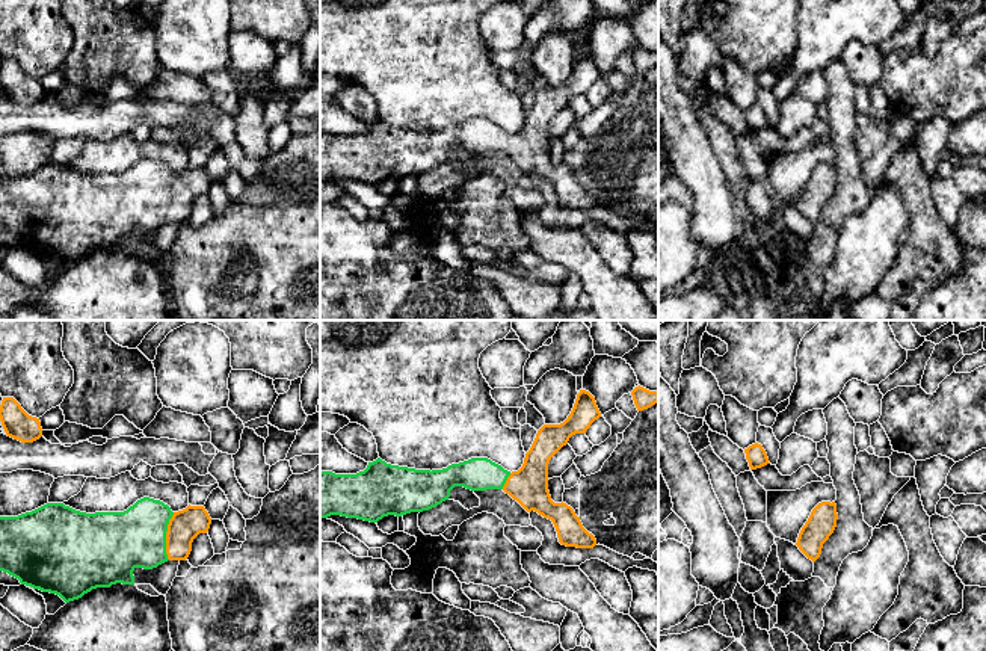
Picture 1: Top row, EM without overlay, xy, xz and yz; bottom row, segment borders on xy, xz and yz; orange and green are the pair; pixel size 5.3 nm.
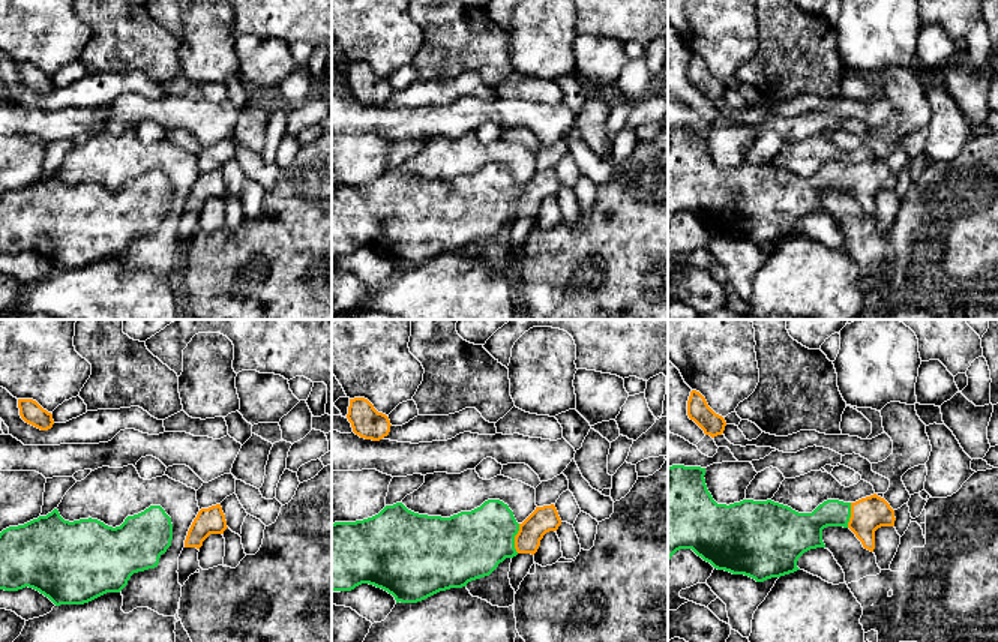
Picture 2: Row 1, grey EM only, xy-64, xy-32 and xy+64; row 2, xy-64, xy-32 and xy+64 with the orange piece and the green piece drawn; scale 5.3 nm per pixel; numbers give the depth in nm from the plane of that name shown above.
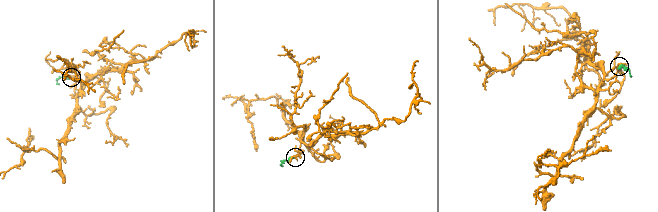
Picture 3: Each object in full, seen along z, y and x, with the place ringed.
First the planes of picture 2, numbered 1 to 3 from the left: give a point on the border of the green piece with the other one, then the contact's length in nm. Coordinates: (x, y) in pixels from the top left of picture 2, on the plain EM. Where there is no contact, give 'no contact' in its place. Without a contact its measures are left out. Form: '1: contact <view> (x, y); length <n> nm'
1: no contact
2: contact xy-32 (515, 203); length 160 nm
3: contact xy+64 (851, 179); length 140 nm

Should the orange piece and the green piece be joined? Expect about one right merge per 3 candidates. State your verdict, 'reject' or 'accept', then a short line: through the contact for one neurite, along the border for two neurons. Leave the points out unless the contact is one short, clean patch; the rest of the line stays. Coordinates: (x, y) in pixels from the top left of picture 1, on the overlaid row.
accept; line xy (184, 526), (166, 536), (136, 538)

